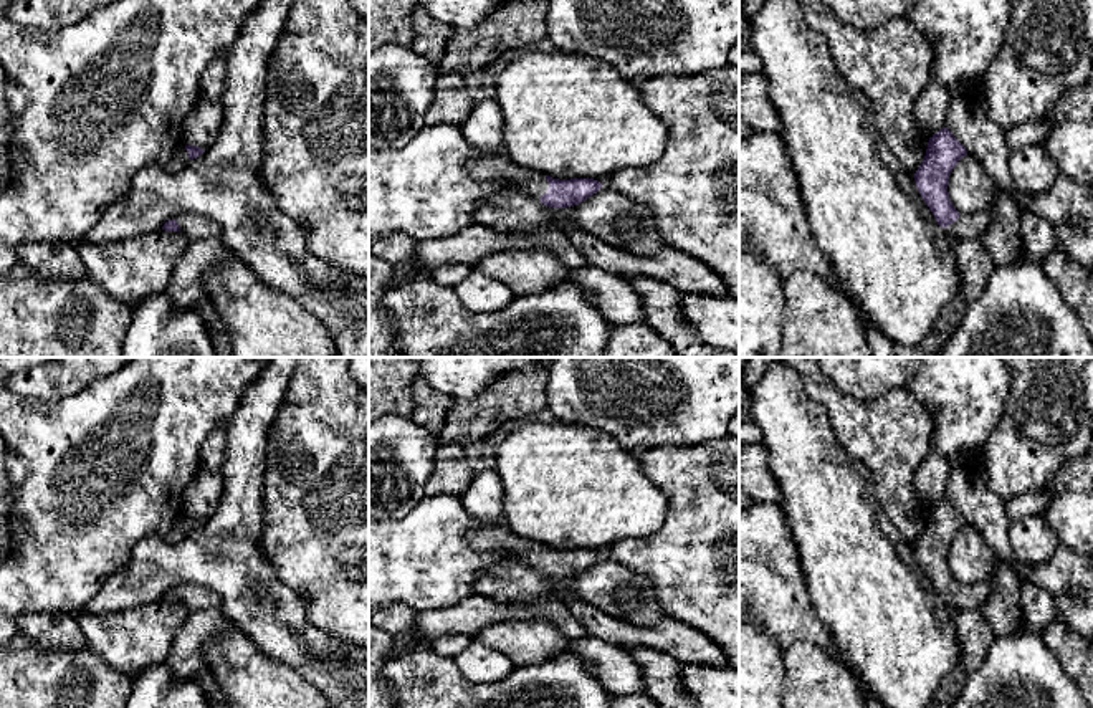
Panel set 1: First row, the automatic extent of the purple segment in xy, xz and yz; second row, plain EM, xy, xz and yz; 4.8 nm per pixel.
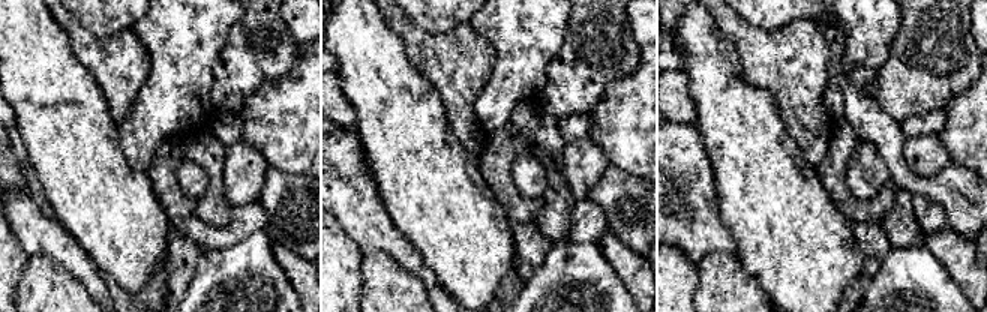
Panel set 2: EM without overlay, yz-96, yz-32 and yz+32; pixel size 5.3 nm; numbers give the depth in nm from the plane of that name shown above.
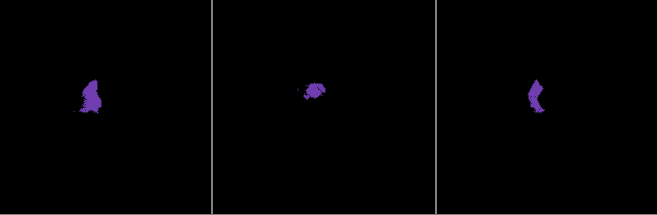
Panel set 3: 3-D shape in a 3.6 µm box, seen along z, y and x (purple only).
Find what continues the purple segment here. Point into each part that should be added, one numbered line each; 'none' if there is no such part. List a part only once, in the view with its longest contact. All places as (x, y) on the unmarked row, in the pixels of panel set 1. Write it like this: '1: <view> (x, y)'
1: xz (534, 554)
2: yz (969, 596)

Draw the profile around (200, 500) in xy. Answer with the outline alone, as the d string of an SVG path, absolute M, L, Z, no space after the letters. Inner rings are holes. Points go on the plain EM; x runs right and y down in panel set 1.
M198 468L182 498L184 514L207 521L217 511L222 491L220 470Z

